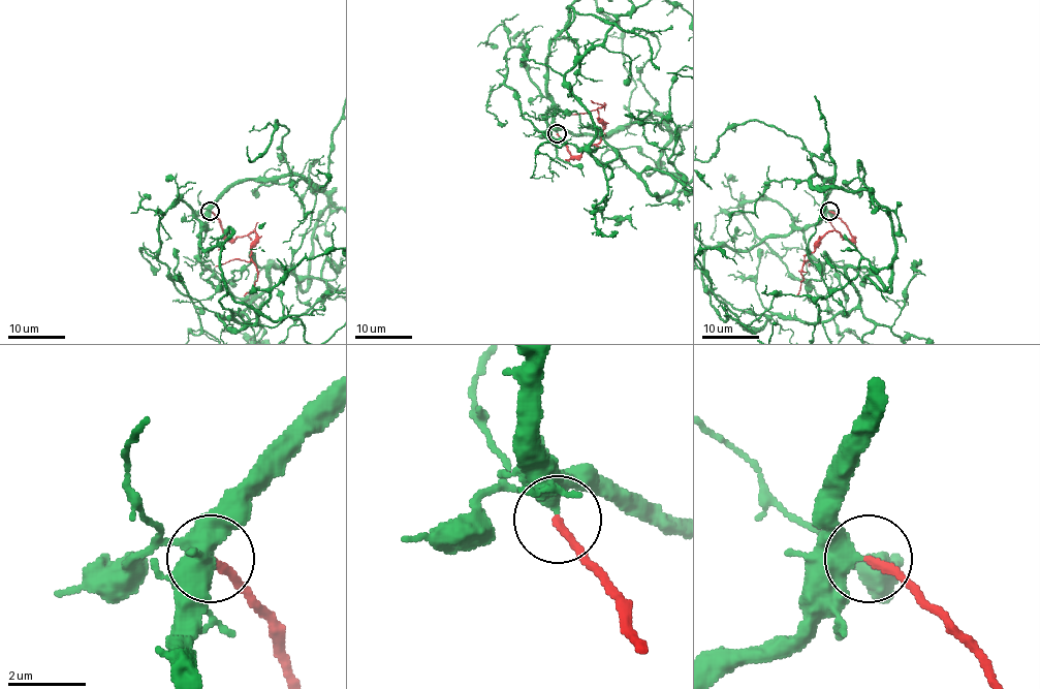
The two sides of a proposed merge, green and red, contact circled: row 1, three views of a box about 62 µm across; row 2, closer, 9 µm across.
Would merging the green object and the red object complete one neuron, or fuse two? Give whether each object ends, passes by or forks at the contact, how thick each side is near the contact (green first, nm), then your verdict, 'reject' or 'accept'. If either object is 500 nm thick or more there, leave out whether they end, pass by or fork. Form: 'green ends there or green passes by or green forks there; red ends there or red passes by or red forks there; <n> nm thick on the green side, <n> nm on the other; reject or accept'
green passes by; red ends there; 400 nm thick on the green side, 200 nm on the other; accept

